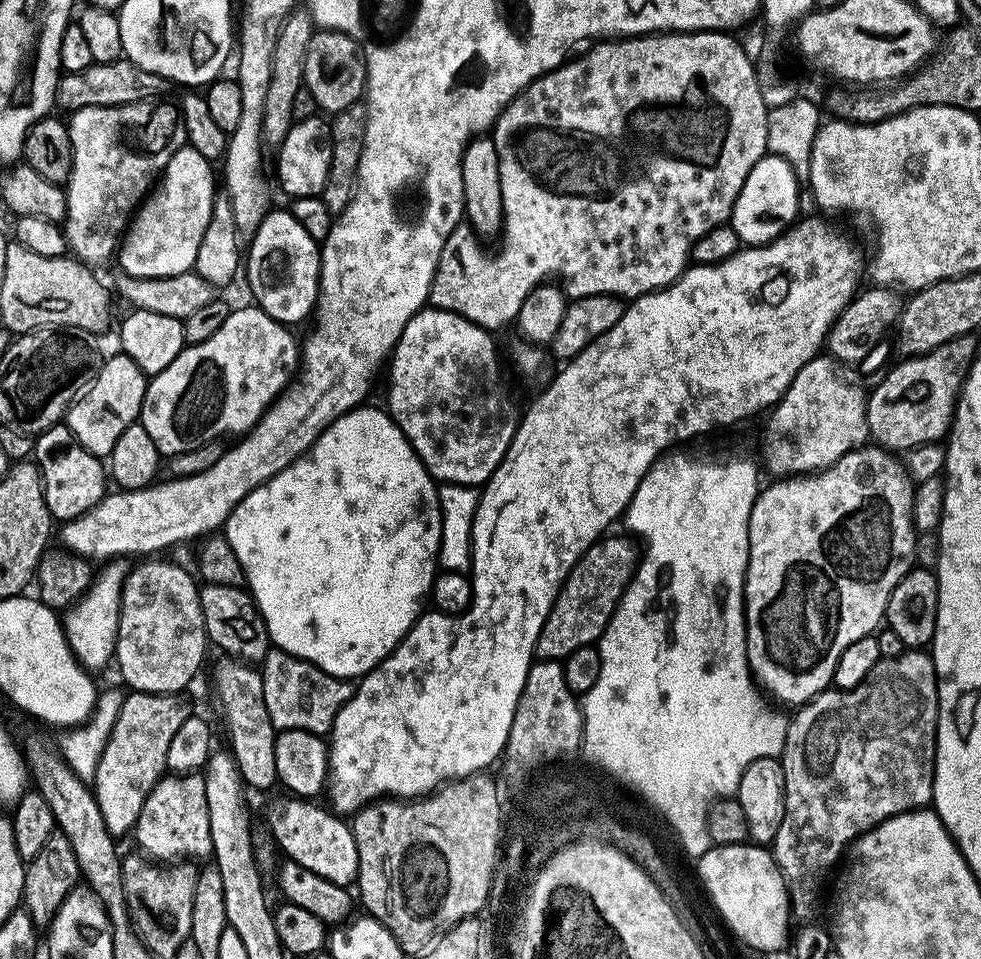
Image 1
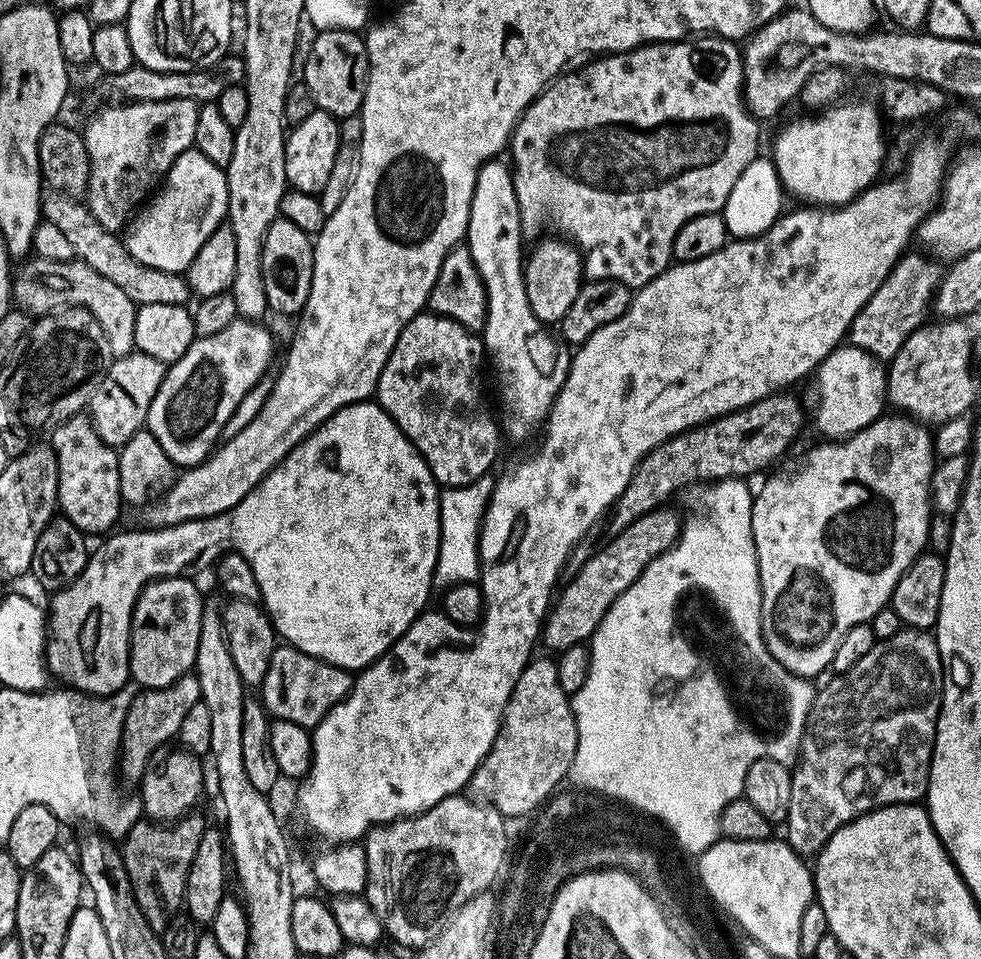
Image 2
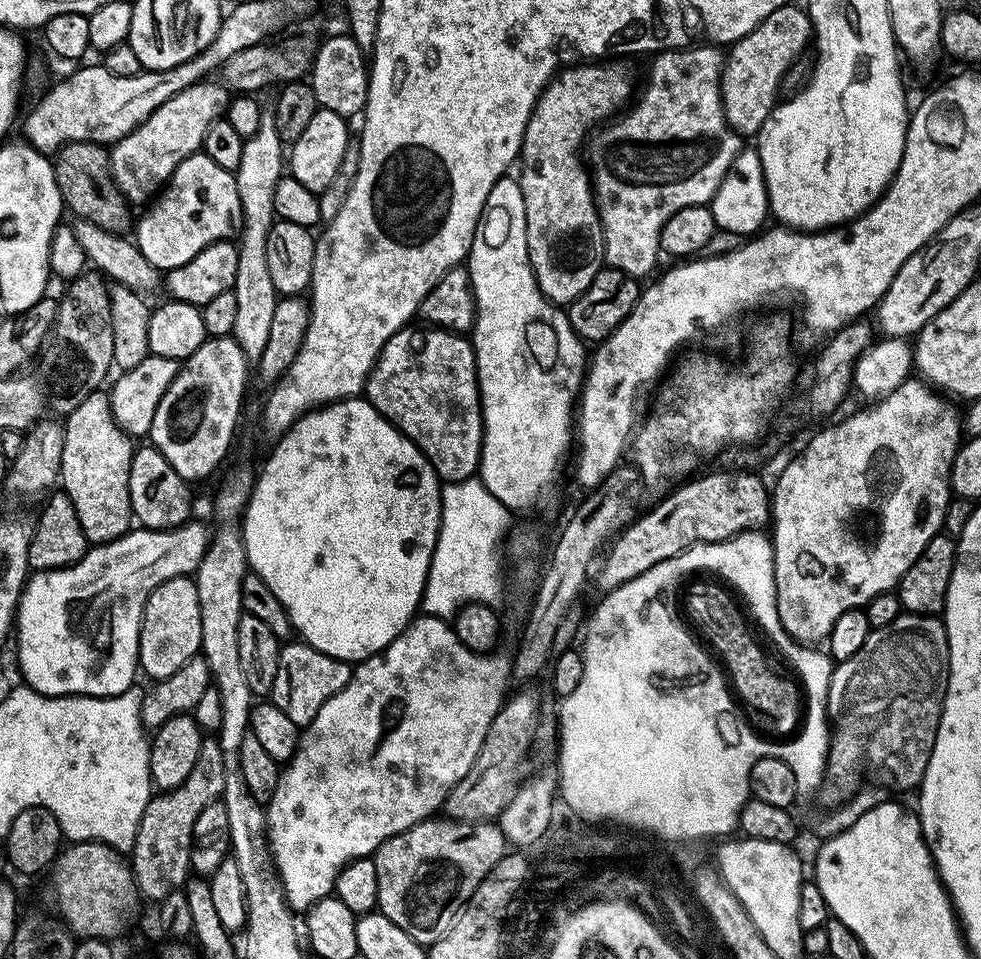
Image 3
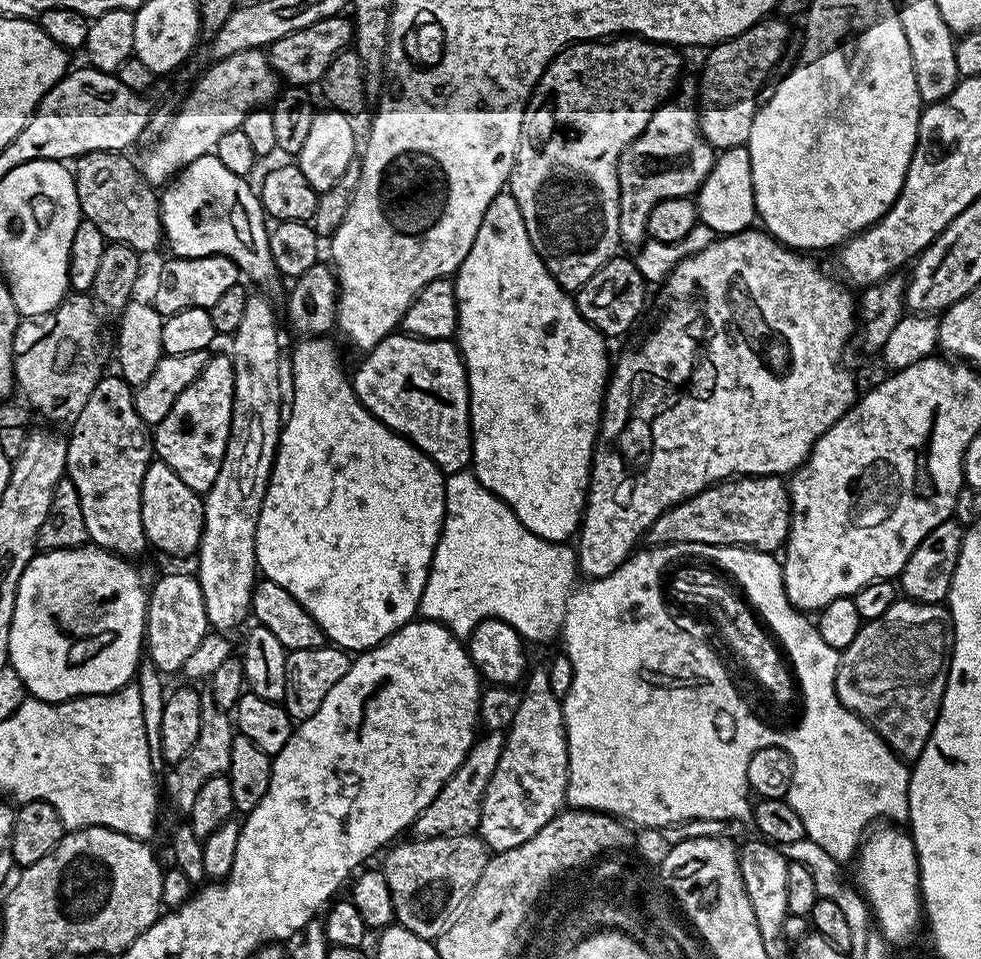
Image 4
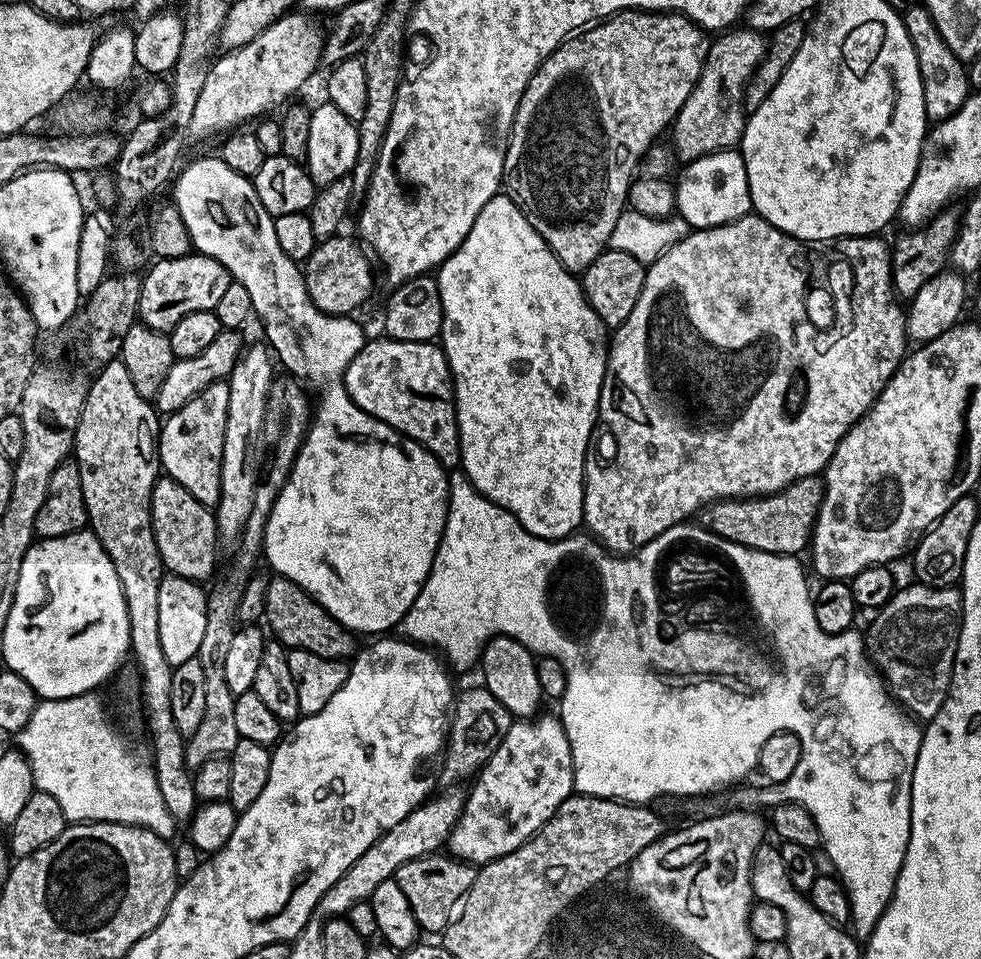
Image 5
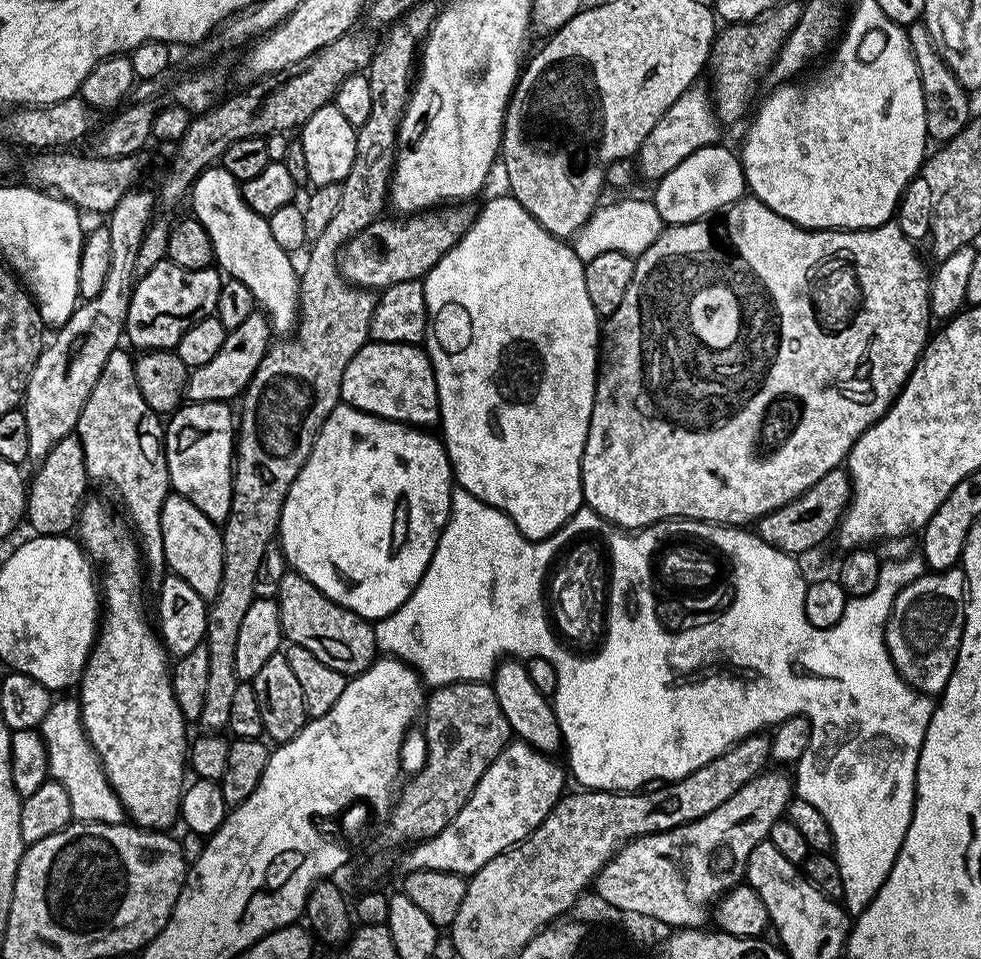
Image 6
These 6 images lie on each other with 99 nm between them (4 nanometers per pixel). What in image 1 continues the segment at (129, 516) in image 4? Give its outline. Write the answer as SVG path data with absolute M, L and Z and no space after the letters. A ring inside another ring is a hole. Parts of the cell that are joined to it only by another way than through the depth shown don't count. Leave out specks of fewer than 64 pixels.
M64 422L56 423L35 437L34 463L44 483L46 506L56 522L85 516L106 495L107 484L110 484L105 461L86 451Z

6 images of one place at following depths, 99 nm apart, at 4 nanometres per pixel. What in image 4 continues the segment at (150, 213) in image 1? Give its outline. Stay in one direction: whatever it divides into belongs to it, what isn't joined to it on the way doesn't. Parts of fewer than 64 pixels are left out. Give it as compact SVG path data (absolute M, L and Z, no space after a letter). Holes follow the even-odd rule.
M209 154L187 164L182 171L176 173L174 179L159 193L160 217L164 227L164 240L173 257L202 258L203 256L225 256L230 258L245 277L264 284L267 280L277 279L276 263L270 254L269 221L260 204L255 187L238 174L230 174L222 162L218 162L215 154Z

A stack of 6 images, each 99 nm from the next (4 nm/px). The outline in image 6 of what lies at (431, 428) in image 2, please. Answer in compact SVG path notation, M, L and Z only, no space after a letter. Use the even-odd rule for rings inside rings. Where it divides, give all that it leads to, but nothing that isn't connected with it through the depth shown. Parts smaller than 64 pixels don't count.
M363 344L358 354L350 358L346 374L342 374L340 398L352 408L381 416L384 420L396 420L399 424L428 430L440 423L438 386L432 360L423 347L414 344Z

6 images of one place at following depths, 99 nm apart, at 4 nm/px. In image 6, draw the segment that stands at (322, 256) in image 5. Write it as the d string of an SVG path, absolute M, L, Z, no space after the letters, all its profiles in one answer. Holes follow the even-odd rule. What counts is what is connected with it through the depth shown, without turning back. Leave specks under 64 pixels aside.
M448 202L396 218L400 220L375 220L348 239L338 260L340 271L349 284L369 290L383 290L394 282L419 280L466 235L477 211L477 205L472 202Z

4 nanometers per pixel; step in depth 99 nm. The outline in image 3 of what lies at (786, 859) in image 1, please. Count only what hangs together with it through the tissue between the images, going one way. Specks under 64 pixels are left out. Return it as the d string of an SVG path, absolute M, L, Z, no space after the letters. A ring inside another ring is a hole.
M901 614L889 625L873 628L860 649L852 657L839 661L832 670L828 687L828 718L835 727L830 732L824 783L818 789L821 802L839 806L861 791L864 756L878 771L888 775L894 787L919 789L934 750L947 689L948 635L940 616Z

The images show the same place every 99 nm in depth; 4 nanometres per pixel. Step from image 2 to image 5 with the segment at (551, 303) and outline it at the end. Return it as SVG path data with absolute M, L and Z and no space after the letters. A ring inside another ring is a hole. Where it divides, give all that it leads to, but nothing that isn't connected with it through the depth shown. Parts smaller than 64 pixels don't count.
M635 10L617 12L616 15L607 17L603 22L597 23L559 44L541 62L539 70L530 78L524 91L524 97L518 102L518 110L514 114L514 122L512 123L512 132L508 135L502 184L506 189L506 195L524 211L524 217L530 222L530 226L534 226L534 230L538 230L538 234L542 234L546 246L569 272L573 274L584 273L590 266L590 262L594 262L594 258L601 256L609 247L608 239L610 234L614 234L614 222L618 222L621 212L625 211L628 204L628 191L634 183L636 168L638 172L638 165L641 163L642 157L649 148L657 143L656 135L663 128L665 131L671 125L678 110L682 110L686 98L690 98L690 90L694 90L694 86L702 74L702 66L708 53L709 43L710 40L705 29L681 13L638 12Z

